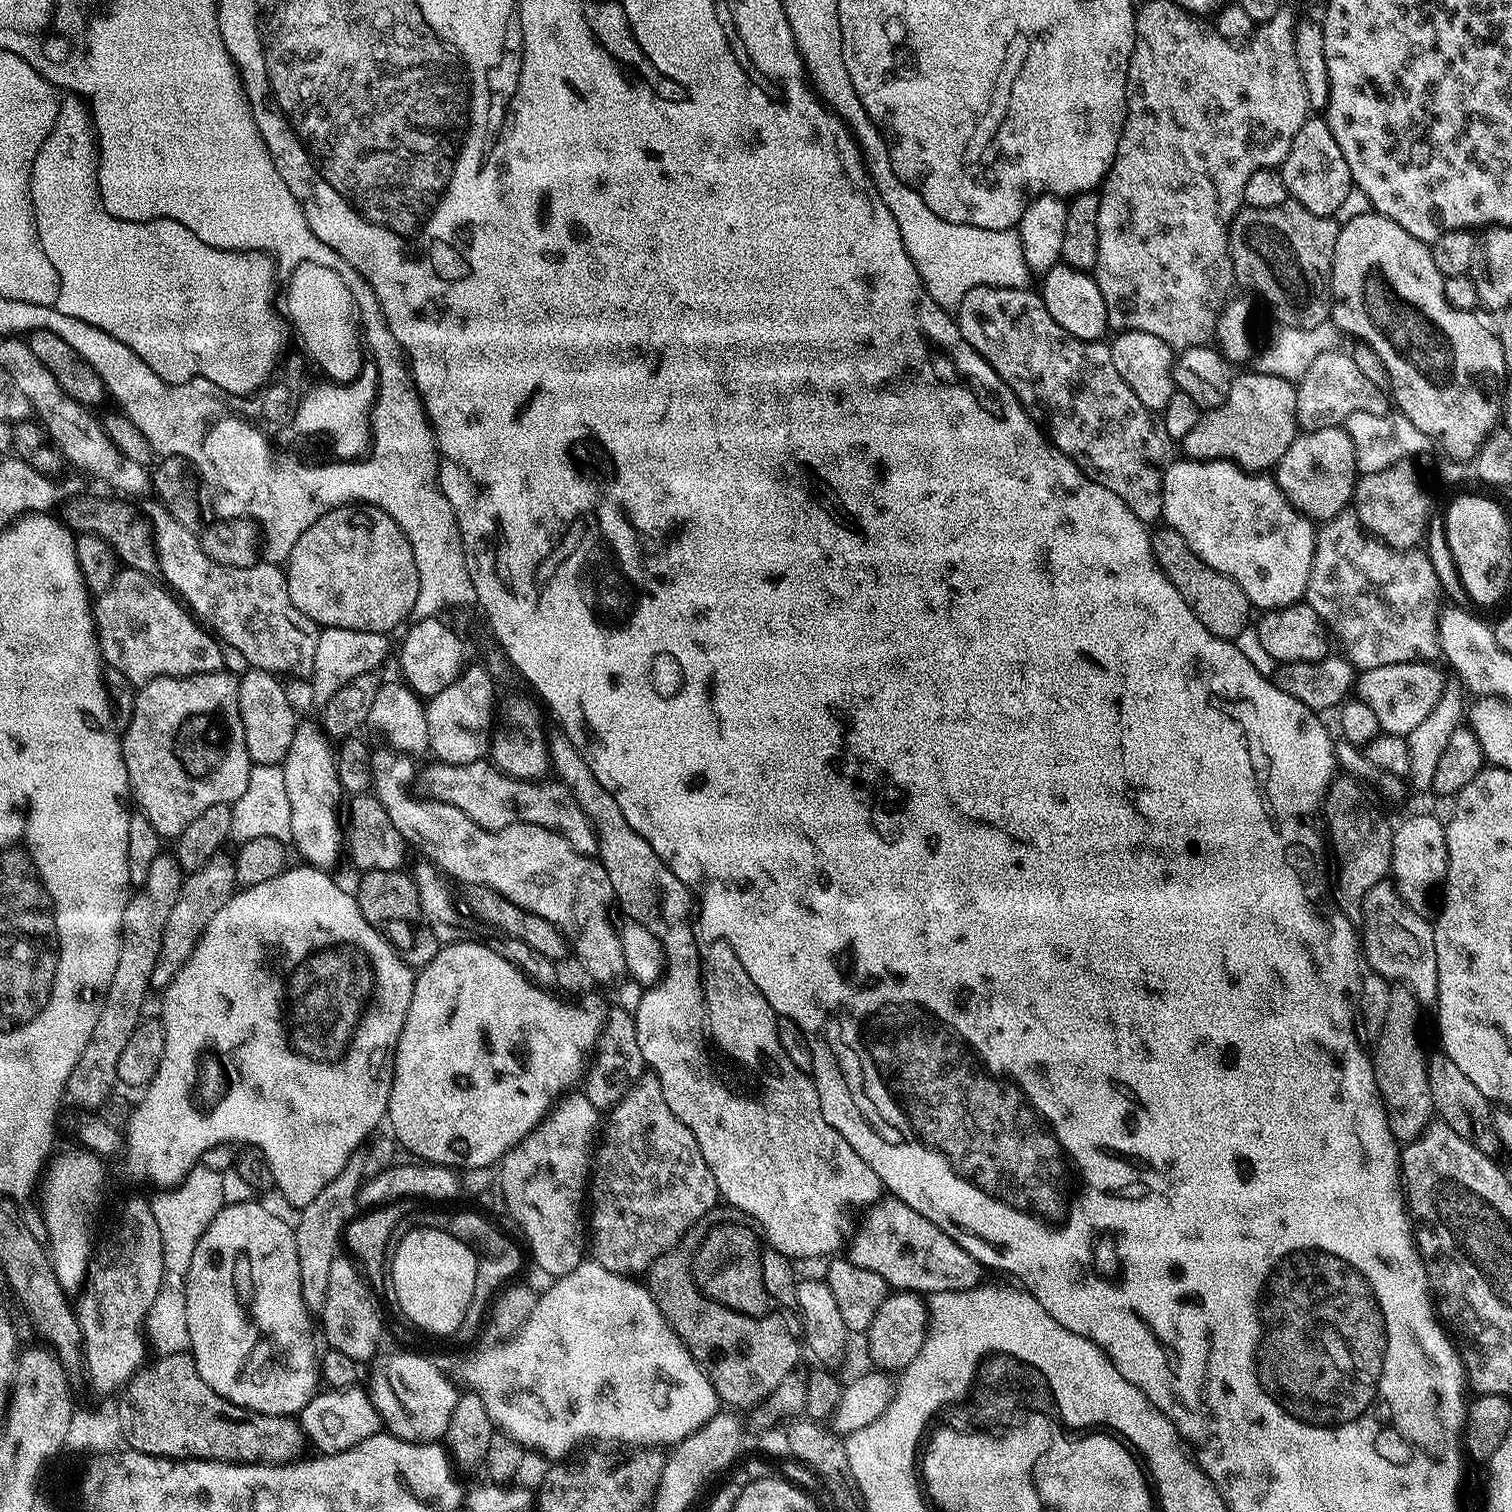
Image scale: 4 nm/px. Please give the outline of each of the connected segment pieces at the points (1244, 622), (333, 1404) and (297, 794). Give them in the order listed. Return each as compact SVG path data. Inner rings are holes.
M1160 526L1157 532L1151 533L1152 553L1156 559L1156 567L1162 569L1166 578L1182 594L1182 598L1194 610L1198 622L1223 640L1235 641L1238 634L1242 634L1244 628L1249 627L1248 615L1254 612L1253 605L1248 603L1248 595L1226 574L1214 570L1214 566L1206 566L1190 546L1186 546L1186 538L1178 534L1178 530L1167 526Z
M360 1386L321 1391L313 1396L304 1411L299 1413L298 1420L305 1437L311 1443L313 1440L324 1454L345 1452L347 1448L377 1435L382 1428L382 1421L376 1412L376 1405L372 1403L371 1395L365 1389L363 1392Z
M297 723L296 733L290 742L290 750L286 754L282 767L285 776L286 798L289 799L290 804L290 840L296 843L296 848L300 851L301 858L304 859L301 861L307 862L314 868L332 870L336 859L342 856L342 849L346 844L346 836L342 831L342 804L340 808L340 799L345 799L346 793L344 787L340 785L333 741L329 739L319 723Z

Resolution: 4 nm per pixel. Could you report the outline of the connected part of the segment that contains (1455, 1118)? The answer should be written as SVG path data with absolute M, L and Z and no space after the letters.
M1436 1050L1436 1053L1431 1053L1428 1062L1428 1085L1435 1115L1460 1136L1467 1136L1475 1148L1482 1150L1482 1154L1495 1157L1498 1139L1492 1121L1493 1101L1487 1100L1482 1090L1478 1090L1478 1086L1474 1086L1474 1082L1470 1082L1470 1078L1466 1078L1466 1074L1462 1074L1462 1070L1458 1070L1458 1066L1454 1066L1454 1062L1450 1062L1450 1058L1443 1051Z

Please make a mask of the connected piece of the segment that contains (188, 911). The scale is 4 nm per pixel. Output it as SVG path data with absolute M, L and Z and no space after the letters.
M217 854L210 857L206 866L202 866L197 872L189 872L185 875L178 898L174 906L170 906L166 926L162 930L160 953L152 975L153 989L163 990L168 987L181 965L188 960L210 918L214 918L214 914L218 914L218 910L222 910L224 903L231 898L233 892L237 891L235 859L231 855L224 855Z

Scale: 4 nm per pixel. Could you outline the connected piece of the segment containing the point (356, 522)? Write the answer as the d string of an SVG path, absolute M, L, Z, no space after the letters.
M341 506L322 514L322 518L294 542L286 561L286 575L292 605L313 625L385 634L392 634L400 623L403 625L412 616L420 585L410 542L400 533L394 518L375 506Z

